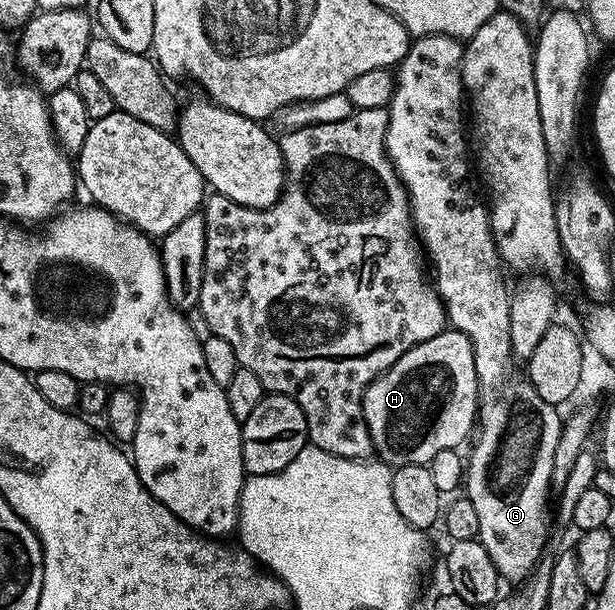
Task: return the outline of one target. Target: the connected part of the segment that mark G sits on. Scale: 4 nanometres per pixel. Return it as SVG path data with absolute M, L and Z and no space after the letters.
M422 35L420 37L414 38L412 42L410 42L409 51L406 53L406 55L404 55L404 57L401 58L400 64L395 71L393 99L391 102L389 102L389 106L387 108L389 113L389 126L385 128L385 151L387 154L389 154L389 160L393 162L393 168L395 168L395 170L397 171L397 176L401 179L401 184L405 186L405 190L409 193L409 210L411 212L413 226L415 228L416 234L419 236L419 242L423 248L424 254L427 256L428 262L431 264L432 274L433 271L435 274L437 274L437 279L435 278L435 286L438 295L441 296L442 303L444 303L445 305L445 313L448 322L451 324L452 330L463 332L464 335L466 335L466 337L468 337L468 339L471 341L471 345L473 346L473 356L475 357L475 373L477 374L477 397L479 400L479 426L476 428L475 438L472 440L472 443L474 442L473 448L470 449L469 455L467 451L467 462L465 465L465 473L463 476L463 491L464 494L471 501L471 505L475 505L475 513L479 517L479 533L477 534L477 538L480 539L481 544L483 545L483 549L487 549L487 553L491 553L491 561L495 561L495 569L497 570L498 576L500 576L502 580L510 579L510 581L513 583L524 584L526 580L528 580L529 576L532 575L534 571L536 571L538 563L541 562L547 550L547 544L545 544L545 542L547 542L549 539L549 519L551 523L551 499L549 503L549 495L551 496L551 469L555 465L555 445L559 445L559 441L561 440L561 424L563 422L563 419L562 416L557 416L558 408L552 403L543 401L543 397L539 397L539 393L535 393L535 389L531 384L529 384L528 378L526 378L526 376L522 374L522 372L521 375L519 372L517 372L518 364L513 358L513 350L511 349L511 325L509 324L509 300L511 298L511 291L510 288L505 288L504 273L506 274L506 272L503 270L501 254L497 252L497 242L493 239L493 230L489 228L489 212L487 210L486 204L482 202L482 200L481 203L479 200L477 200L477 195L475 192L473 192L472 185L469 184L469 167L471 171L471 143L470 140L467 138L467 115L466 112L465 115L463 112L461 112L461 103L463 107L463 100L466 98L465 86L463 85L463 81L461 80L462 50L462 44L458 42L458 40L454 39L452 35Z

